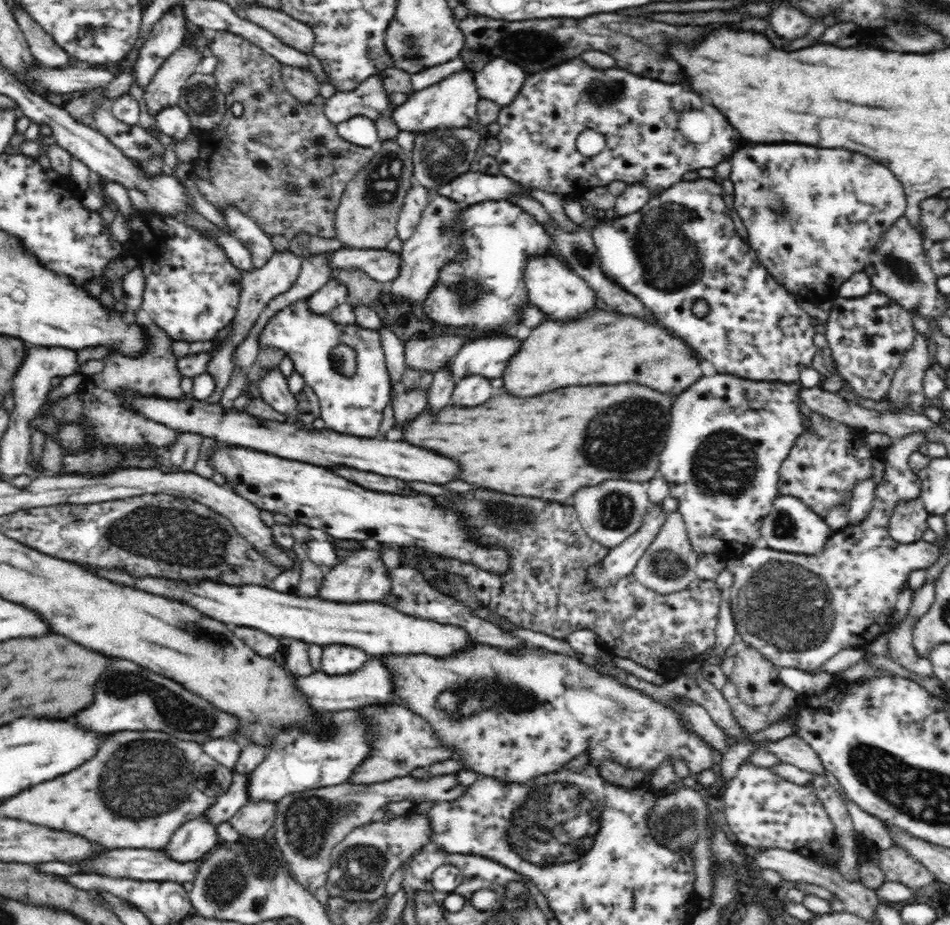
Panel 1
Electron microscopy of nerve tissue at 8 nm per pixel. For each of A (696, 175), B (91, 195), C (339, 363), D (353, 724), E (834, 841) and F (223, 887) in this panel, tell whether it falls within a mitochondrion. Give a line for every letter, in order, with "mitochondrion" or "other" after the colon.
A: other
B: other
C: mitochondrion
D: mitochondrion
E: other
F: mitochondrion

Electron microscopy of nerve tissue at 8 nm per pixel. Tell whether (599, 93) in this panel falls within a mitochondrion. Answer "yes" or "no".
yes

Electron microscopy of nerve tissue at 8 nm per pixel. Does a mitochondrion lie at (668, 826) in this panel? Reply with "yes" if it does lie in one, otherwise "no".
yes

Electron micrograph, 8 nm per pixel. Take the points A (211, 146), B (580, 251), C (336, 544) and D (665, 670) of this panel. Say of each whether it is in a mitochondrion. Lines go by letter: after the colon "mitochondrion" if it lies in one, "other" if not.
A: other
B: mitochondrion
C: other
D: other

